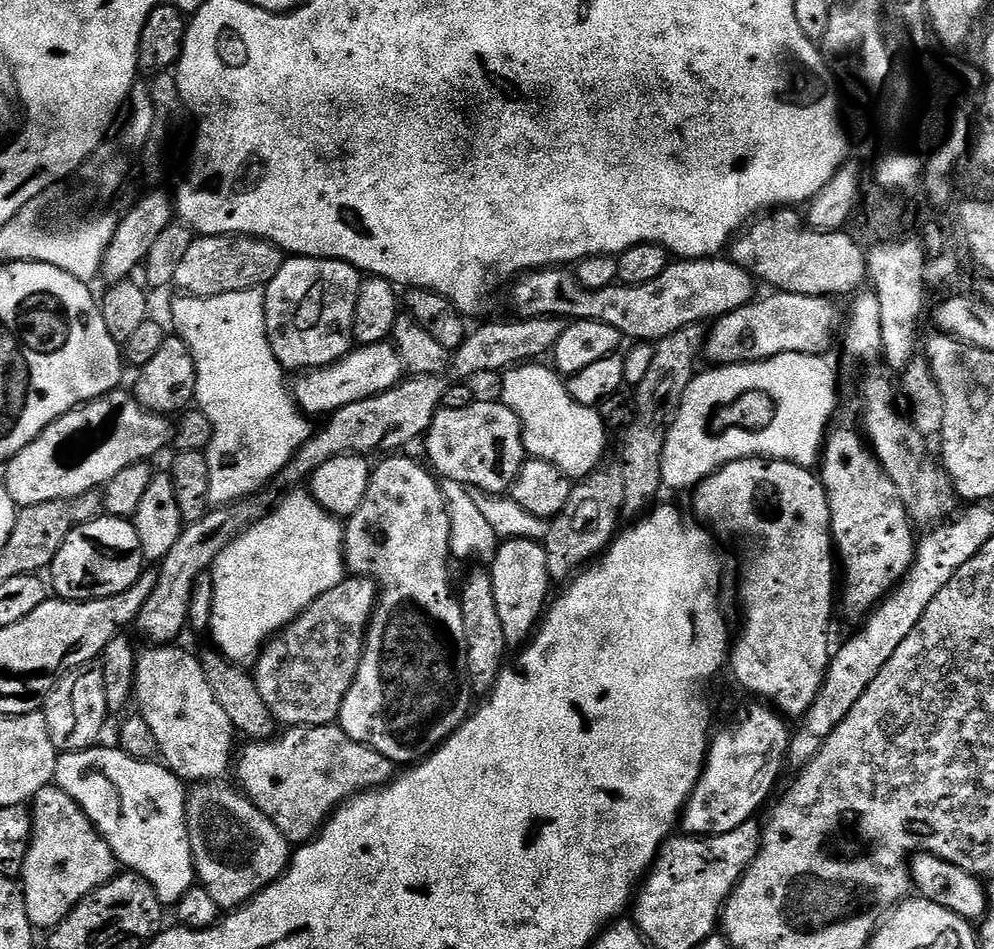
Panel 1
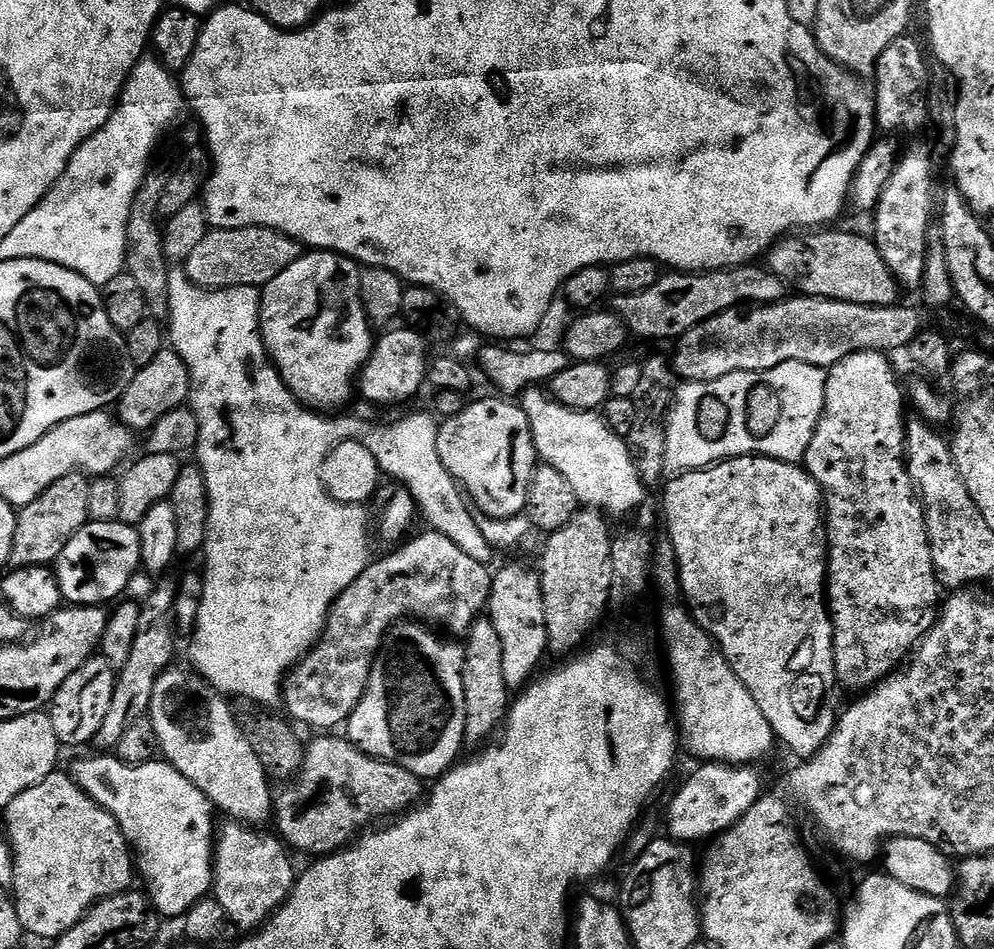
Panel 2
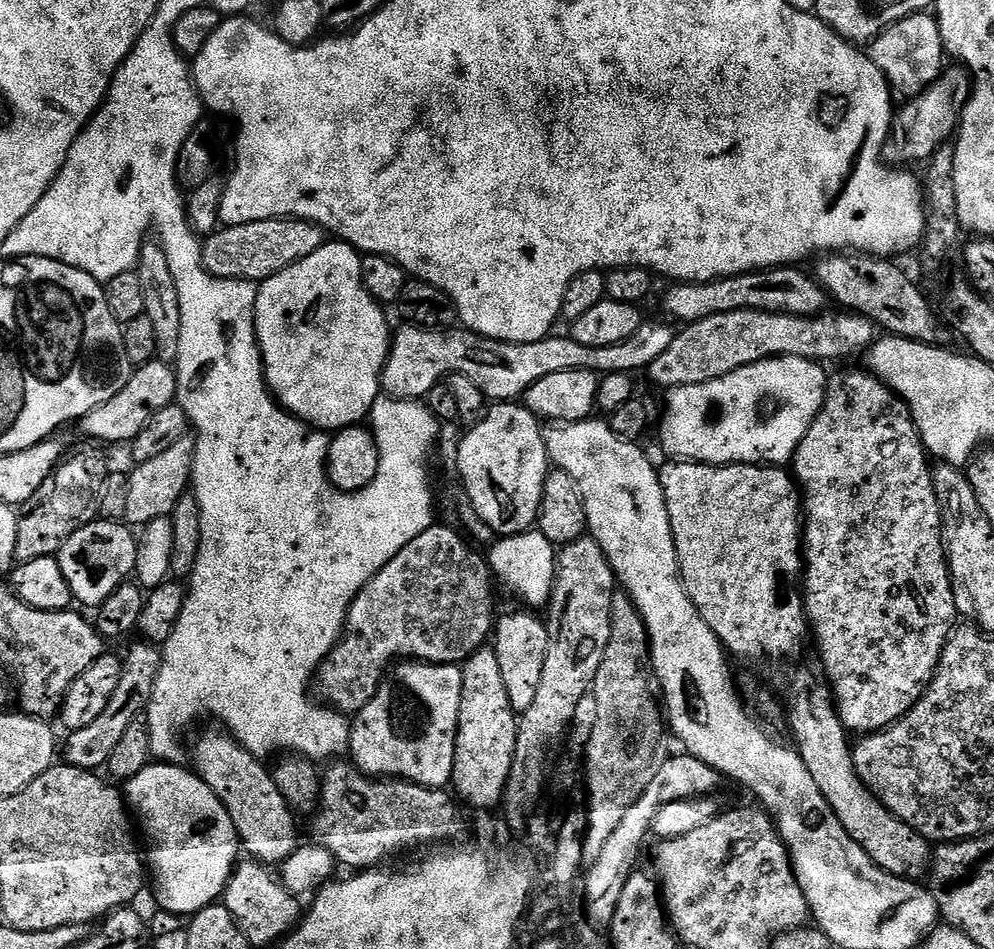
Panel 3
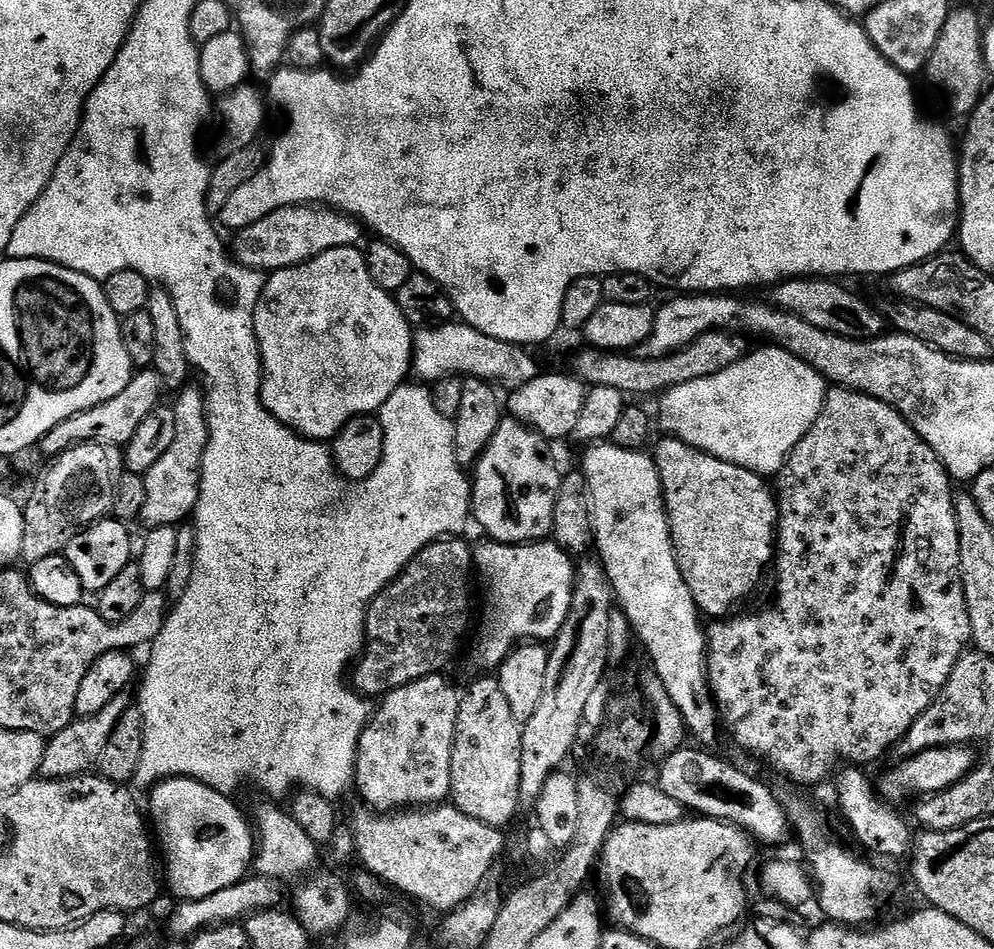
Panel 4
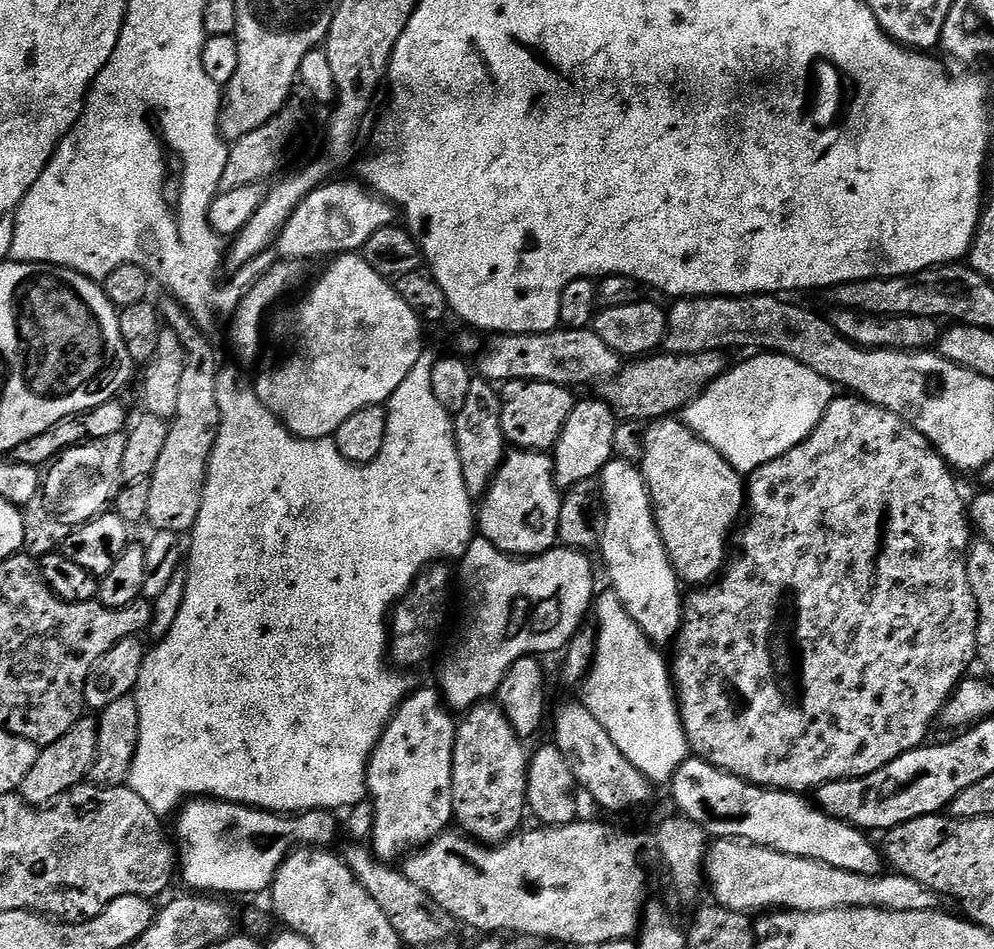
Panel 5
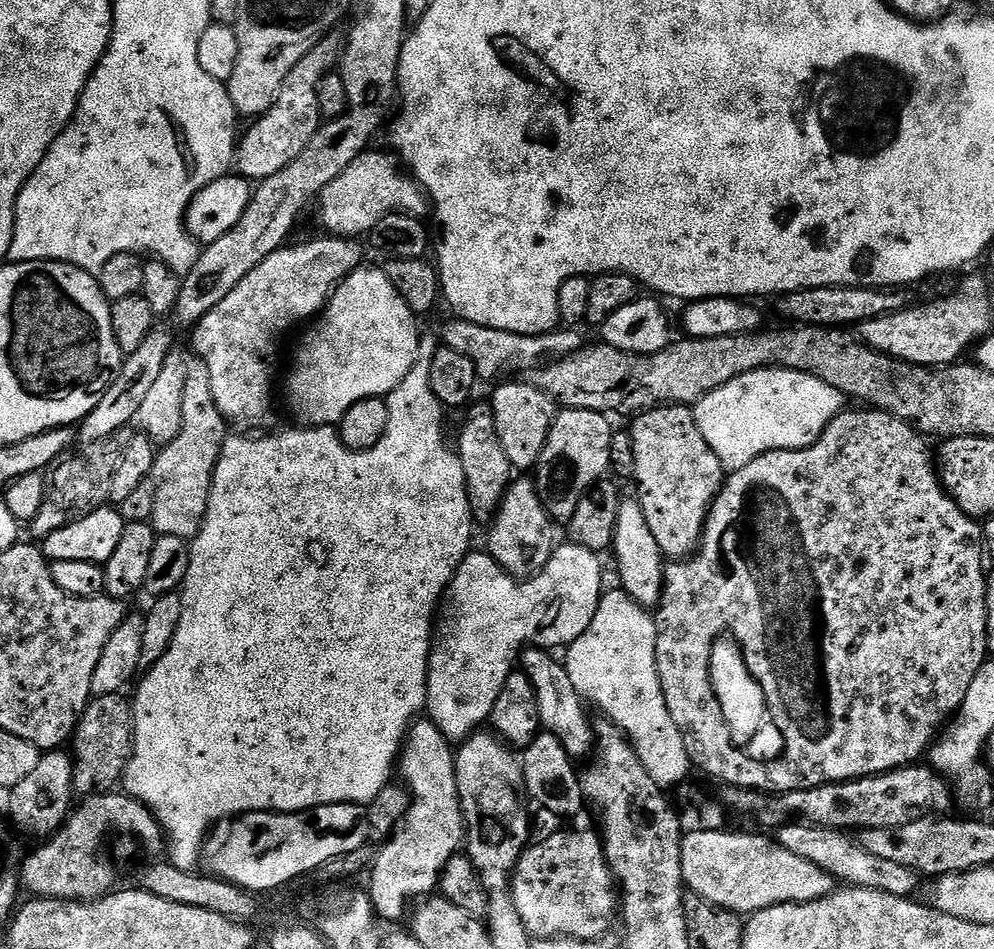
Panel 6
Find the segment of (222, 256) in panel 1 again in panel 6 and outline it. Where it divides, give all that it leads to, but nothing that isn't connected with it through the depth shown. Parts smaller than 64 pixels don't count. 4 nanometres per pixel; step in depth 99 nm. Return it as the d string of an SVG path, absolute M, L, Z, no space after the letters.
M369 150L354 158L330 186L326 186L318 197L320 224L332 238L367 237L382 218L392 212L405 212L411 216L427 217L430 201L423 188L402 167L395 155Z

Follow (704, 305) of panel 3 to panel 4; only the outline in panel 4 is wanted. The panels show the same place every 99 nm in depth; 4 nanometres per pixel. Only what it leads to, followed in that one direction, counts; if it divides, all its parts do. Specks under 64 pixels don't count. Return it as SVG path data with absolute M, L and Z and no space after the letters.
M798 276L795 280L781 280L767 289L767 303L774 308L802 318L802 322L810 322L818 326L818 330L826 330L851 340L873 340L885 335L886 316L883 311L871 308L860 296L847 292L843 283L832 278L813 278Z

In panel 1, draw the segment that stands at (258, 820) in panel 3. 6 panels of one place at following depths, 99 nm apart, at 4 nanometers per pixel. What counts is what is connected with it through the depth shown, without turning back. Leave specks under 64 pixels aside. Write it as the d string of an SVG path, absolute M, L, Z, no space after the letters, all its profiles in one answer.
M148 646L137 655L135 707L158 741L159 759L174 775L185 782L223 781L234 764L238 733L214 698L199 655L176 647Z

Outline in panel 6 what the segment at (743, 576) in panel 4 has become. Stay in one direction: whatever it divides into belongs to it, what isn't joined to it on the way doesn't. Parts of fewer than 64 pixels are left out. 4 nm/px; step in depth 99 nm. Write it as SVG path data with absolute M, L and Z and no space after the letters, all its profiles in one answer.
M665 404L650 408L639 413L631 424L636 463L634 485L640 491L638 499L642 514L646 514L646 526L650 526L650 534L654 534L654 542L658 542L660 555L679 562L699 549L708 509L724 485L726 469L718 454L710 450L706 438L702 438L691 407Z

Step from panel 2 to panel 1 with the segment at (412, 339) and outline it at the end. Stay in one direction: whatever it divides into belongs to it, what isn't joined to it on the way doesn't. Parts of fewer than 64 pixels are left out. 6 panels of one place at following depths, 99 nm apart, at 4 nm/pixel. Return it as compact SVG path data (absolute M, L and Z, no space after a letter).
M391 342L383 344L366 344L353 347L352 351L324 368L313 368L307 374L300 374L290 388L290 393L301 412L309 417L327 417L342 406L350 406L354 402L362 402L371 396L382 394L395 388L405 375L400 356Z

